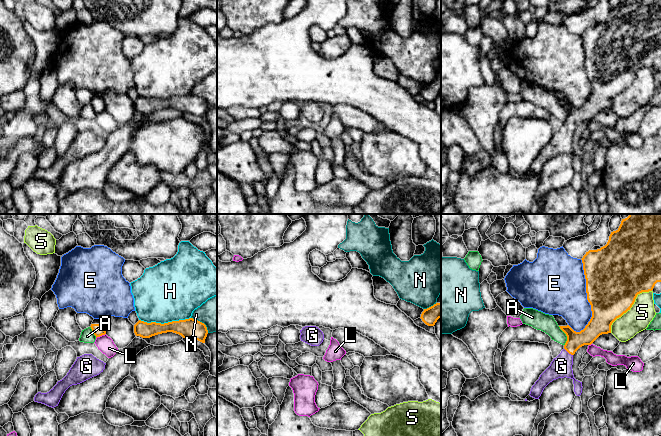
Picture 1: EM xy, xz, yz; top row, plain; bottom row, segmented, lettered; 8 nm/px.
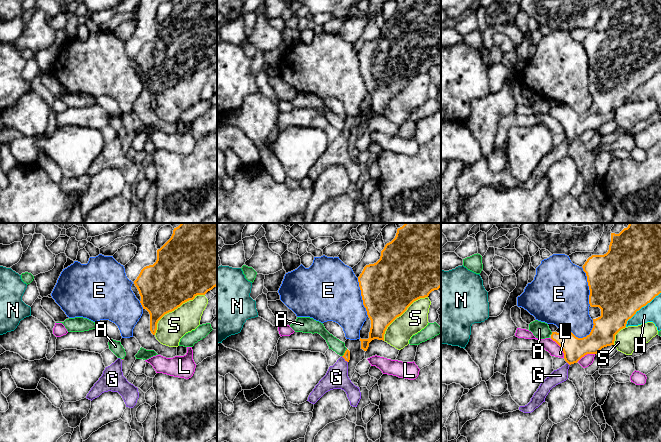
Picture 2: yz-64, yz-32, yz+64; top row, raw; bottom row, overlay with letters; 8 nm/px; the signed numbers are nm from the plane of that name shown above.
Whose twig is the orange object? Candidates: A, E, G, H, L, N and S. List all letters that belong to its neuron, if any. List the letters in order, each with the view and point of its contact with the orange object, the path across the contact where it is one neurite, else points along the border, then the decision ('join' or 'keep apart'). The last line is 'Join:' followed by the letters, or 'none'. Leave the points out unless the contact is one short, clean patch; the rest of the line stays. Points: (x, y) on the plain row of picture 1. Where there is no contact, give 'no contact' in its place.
A: contact yz (566, 111); border yz (558, 102), (566, 112), (564, 121); keep apart
E: contact yz (587, 73); keep apart
G: contact yz (568, 128); way yz (575, 116), (568, 128), (561, 142); join
H: contact xy (164, 99); keep apart
L: contact xy (100, 111); border xy (105, 109), (96, 114); keep apart
N: contact xy (201, 98); keep apart
S: contact yz (629, 84); keep apart
Join: G

